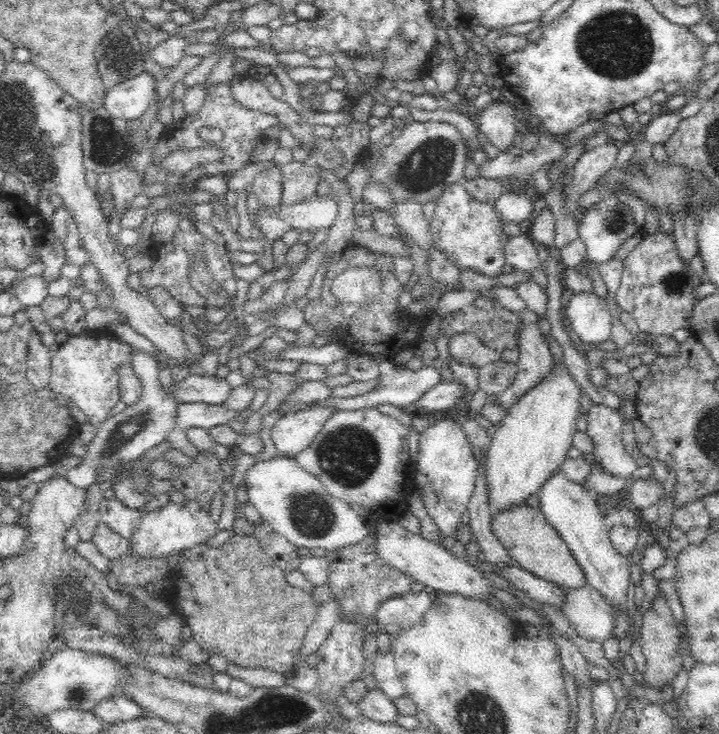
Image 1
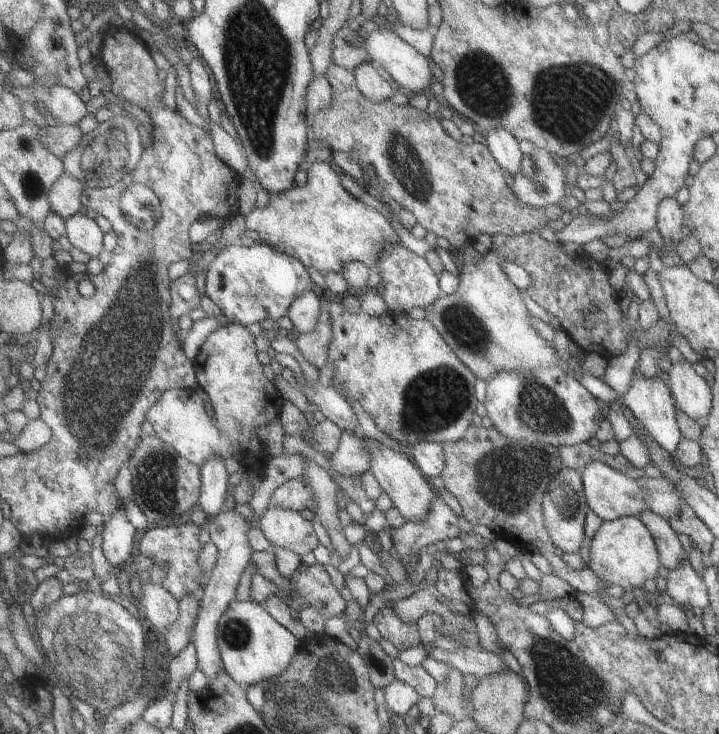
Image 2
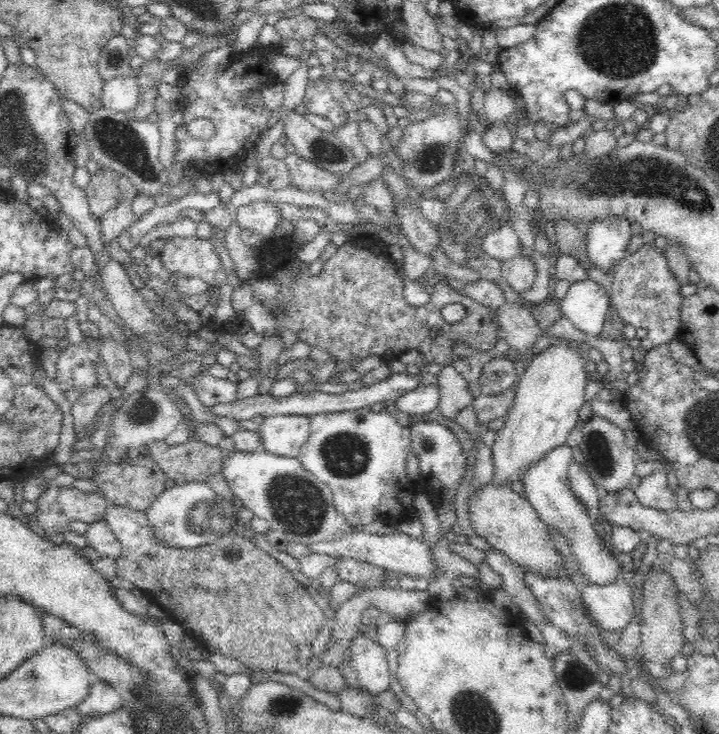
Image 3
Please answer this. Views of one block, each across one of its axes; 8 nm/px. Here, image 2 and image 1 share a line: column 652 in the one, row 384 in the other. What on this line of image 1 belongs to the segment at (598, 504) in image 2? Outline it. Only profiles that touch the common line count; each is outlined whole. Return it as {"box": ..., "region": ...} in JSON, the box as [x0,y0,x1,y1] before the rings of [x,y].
{"box":[479,358,518,396],"region":[[[503,358],[486,364],[480,367],[479,390],[487,396],[499,396],[514,384],[516,375],[518,375],[518,368],[514,364],[505,362]]]}

